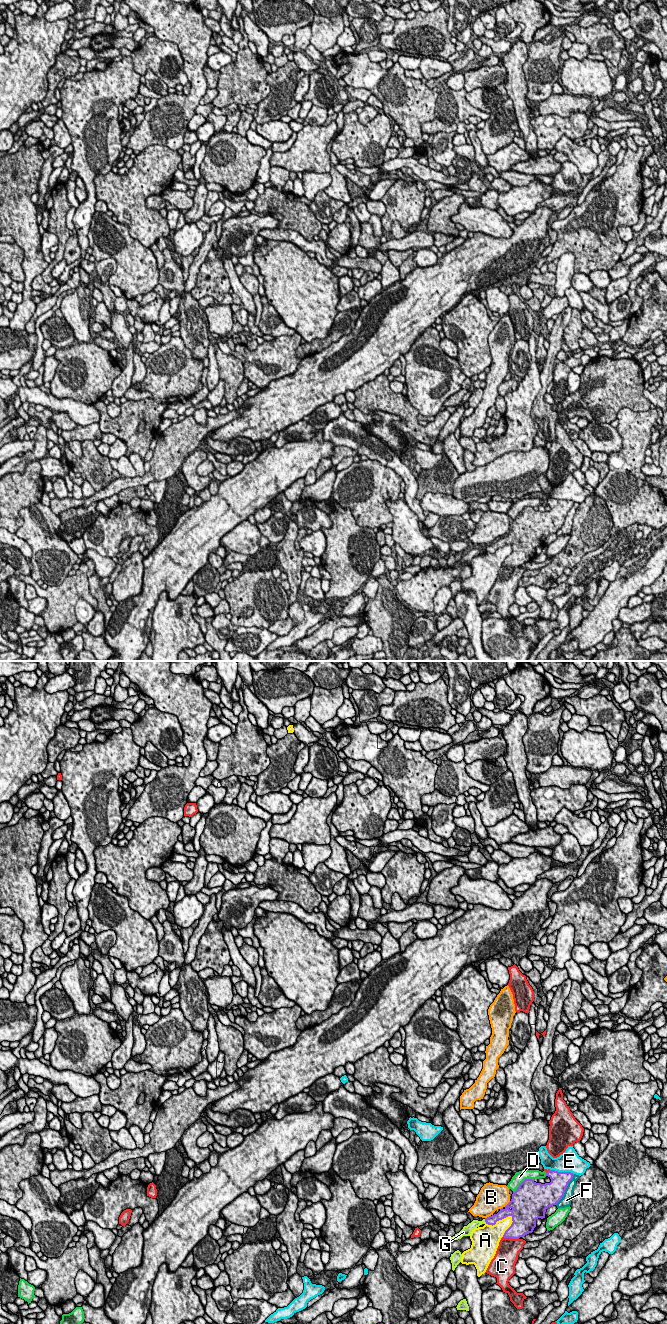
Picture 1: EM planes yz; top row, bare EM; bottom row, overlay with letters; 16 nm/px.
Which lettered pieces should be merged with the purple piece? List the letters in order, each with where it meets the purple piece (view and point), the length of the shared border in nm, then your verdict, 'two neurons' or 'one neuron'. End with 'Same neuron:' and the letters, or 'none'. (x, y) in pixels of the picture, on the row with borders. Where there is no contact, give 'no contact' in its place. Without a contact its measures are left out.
A: yz (500, 1219) | 460 nm | two neurons
B: yz (508, 1203) | 140 nm | two neurons
C: yz (511, 1238) | 260 nm | two neurons
D: yz (522, 1182) | 400 nm | two neurons
E: yz (562, 1172) | 400 nm | two neurons
F: yz (565, 1189) | 600 nm | two neurons
G: yz (485, 1221) | 70 nm | two neurons
Same neuron: none

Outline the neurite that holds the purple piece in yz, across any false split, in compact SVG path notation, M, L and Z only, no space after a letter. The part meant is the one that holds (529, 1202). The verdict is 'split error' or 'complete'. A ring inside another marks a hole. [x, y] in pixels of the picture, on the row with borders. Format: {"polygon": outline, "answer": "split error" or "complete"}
{"polygon": "M549 1170L546 1176L551 1179L550 1183L541 1184L533 1179L525 1179L513 1192L511 1201L504 1209L485 1218L486 1224L493 1226L497 1221L511 1216L513 1222L505 1231L504 1238L519 1239L532 1233L536 1220L545 1218L546 1209L562 1199L574 1174Z", "answer": "complete"}

